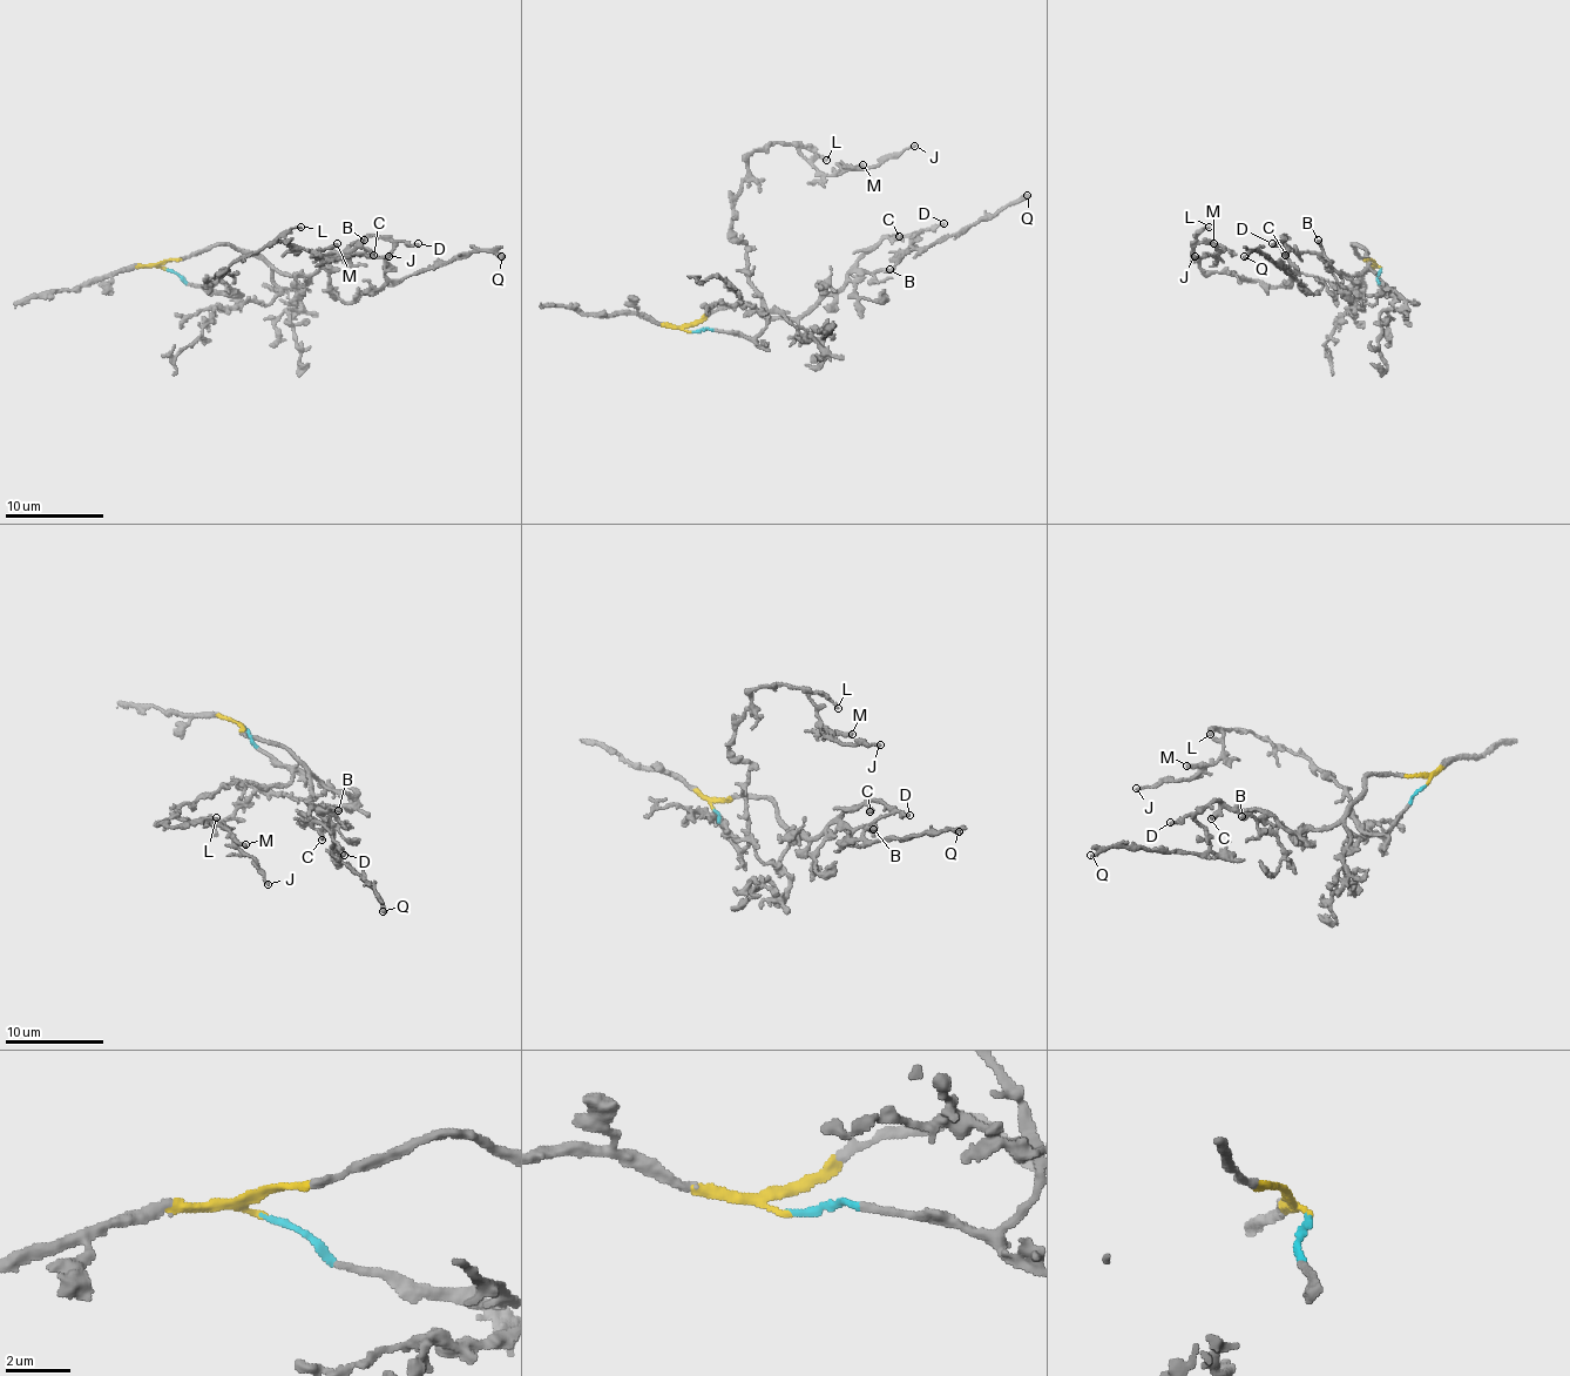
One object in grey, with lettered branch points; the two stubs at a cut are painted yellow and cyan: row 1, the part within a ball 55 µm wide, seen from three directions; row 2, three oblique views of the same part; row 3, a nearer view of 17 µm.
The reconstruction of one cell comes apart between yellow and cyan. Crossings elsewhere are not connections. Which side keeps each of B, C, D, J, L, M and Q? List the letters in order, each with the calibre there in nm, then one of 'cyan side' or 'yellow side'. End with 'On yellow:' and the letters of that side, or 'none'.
B: 280 nm | yellow side
C: 280 nm | yellow side
D: 170 nm | yellow side
J: 150 nm | cyan side
L: 170 nm | cyan side
M: 260 nm | cyan side
Q: 260 nm | yellow side
On yellow: B, C, D, Q

